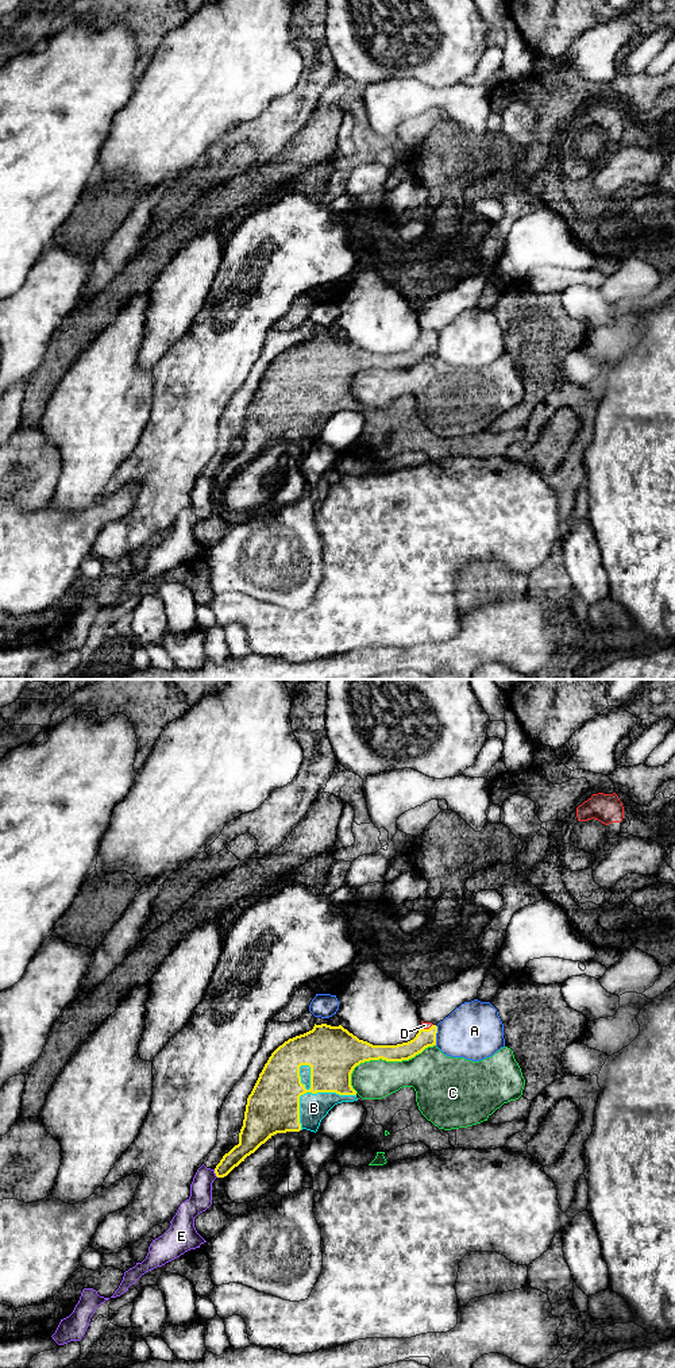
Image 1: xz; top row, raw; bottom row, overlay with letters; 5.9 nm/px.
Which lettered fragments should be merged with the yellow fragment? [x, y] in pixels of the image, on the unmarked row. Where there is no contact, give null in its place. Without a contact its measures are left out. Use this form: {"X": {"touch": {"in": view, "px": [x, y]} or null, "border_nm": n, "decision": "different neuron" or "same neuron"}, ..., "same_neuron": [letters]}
{"A": {"touch": {"in": "xz", "px": [435, 343]}, "border_nm": 120, "decision": "different neuron"}, "B": {"touch": {"in": "xz", "px": [311, 400]}, "border_nm": 400, "decision": "same neuron"}, "C": {"touch": {"in": "xz", "px": [386, 369]}, "border_nm": 550, "decision": "different neuron"}, "D": {"touch": {"in": "xz", "px": [427, 338]}, "border_nm": 80, "decision": "same neuron"}, "E": {"touch": {"in": "xz", "px": [215, 481]}, "border_nm": 50, "decision": "different neuron"}, "same_neuron": ["B", "D"]}

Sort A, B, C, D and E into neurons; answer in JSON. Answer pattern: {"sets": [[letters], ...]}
{"sets": [["A"], ["B", "D"], ["C"], ["E"]]}

